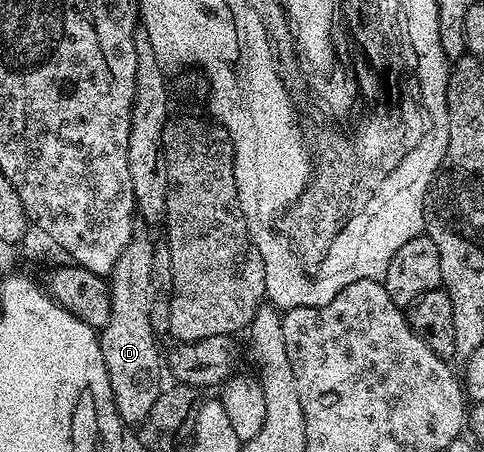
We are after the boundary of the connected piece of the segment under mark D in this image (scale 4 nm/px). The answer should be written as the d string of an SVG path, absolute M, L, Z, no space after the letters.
M133 232L130 243L118 255L110 274L110 323L99 330L100 350L106 363L116 414L128 427L139 426L150 415L150 407L162 391L162 353L156 350L157 334L150 327L150 271L154 267L156 245L146 234Z

